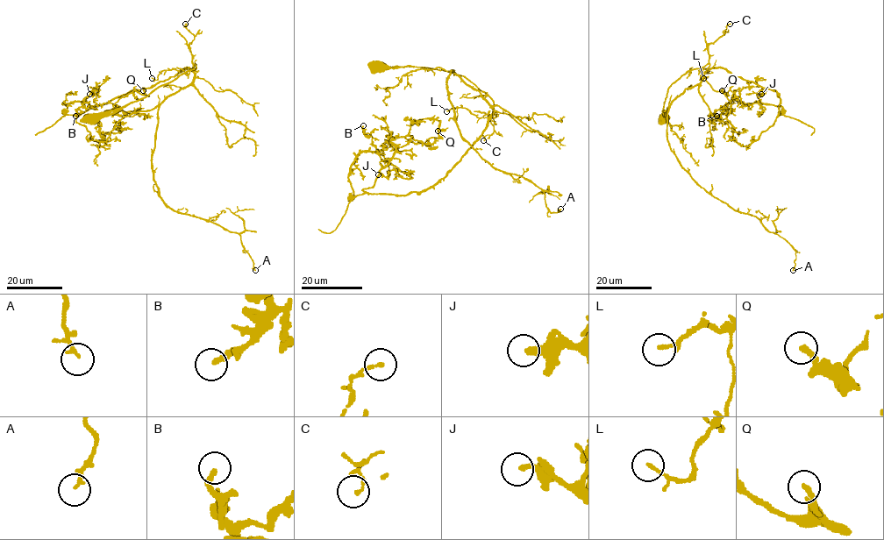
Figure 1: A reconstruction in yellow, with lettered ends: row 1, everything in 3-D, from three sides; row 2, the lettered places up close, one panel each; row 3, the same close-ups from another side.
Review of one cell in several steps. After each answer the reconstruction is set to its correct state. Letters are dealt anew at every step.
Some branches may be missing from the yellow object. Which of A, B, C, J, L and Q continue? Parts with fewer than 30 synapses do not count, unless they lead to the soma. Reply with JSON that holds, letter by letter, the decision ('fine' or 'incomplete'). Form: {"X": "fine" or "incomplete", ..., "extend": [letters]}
{"A": "fine", "B": "fine", "C": "fine", "J": "fine", "L": "fine", "Q": "fine", "extend": []}

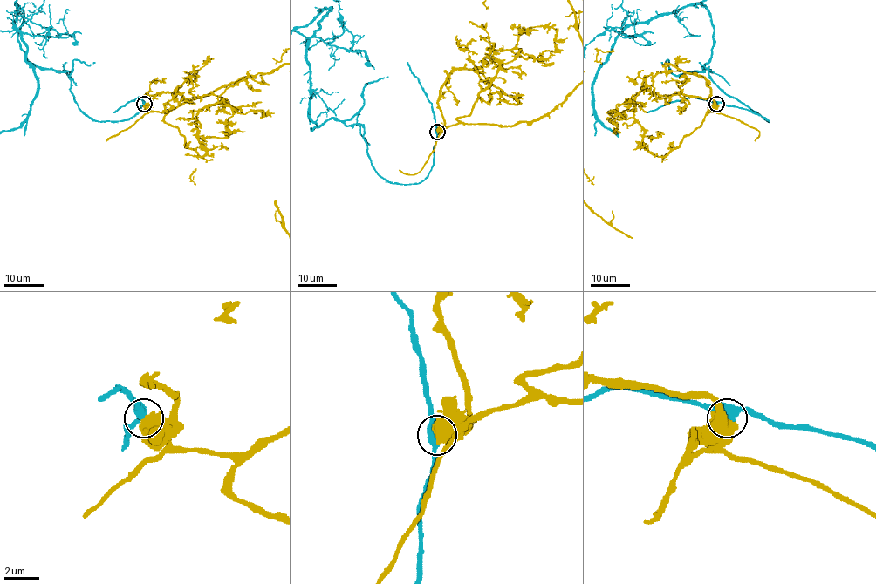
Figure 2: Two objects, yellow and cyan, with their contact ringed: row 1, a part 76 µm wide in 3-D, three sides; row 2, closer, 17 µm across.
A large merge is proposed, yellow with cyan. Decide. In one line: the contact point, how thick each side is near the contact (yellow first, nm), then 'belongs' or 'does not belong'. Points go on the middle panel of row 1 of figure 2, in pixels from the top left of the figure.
place (437, 132); calibres 750 and 500 nm; does not belong

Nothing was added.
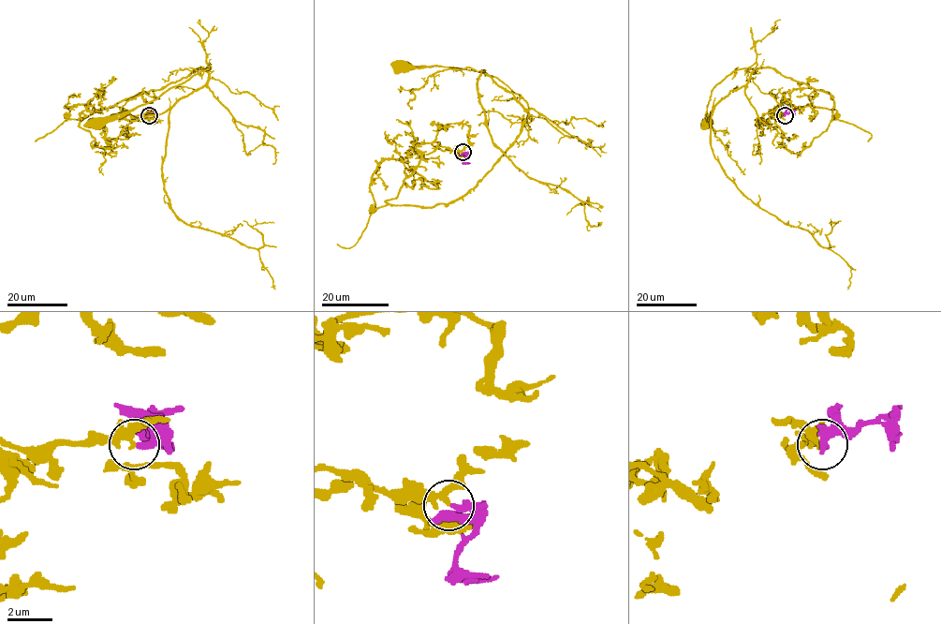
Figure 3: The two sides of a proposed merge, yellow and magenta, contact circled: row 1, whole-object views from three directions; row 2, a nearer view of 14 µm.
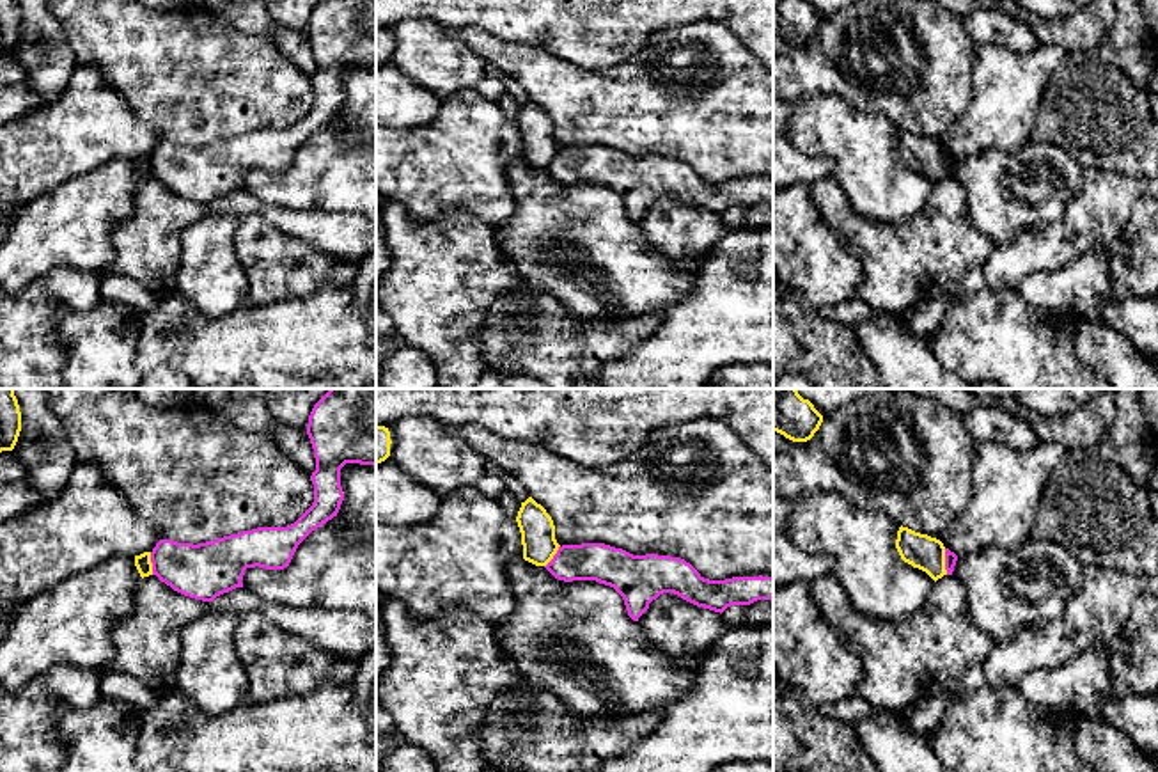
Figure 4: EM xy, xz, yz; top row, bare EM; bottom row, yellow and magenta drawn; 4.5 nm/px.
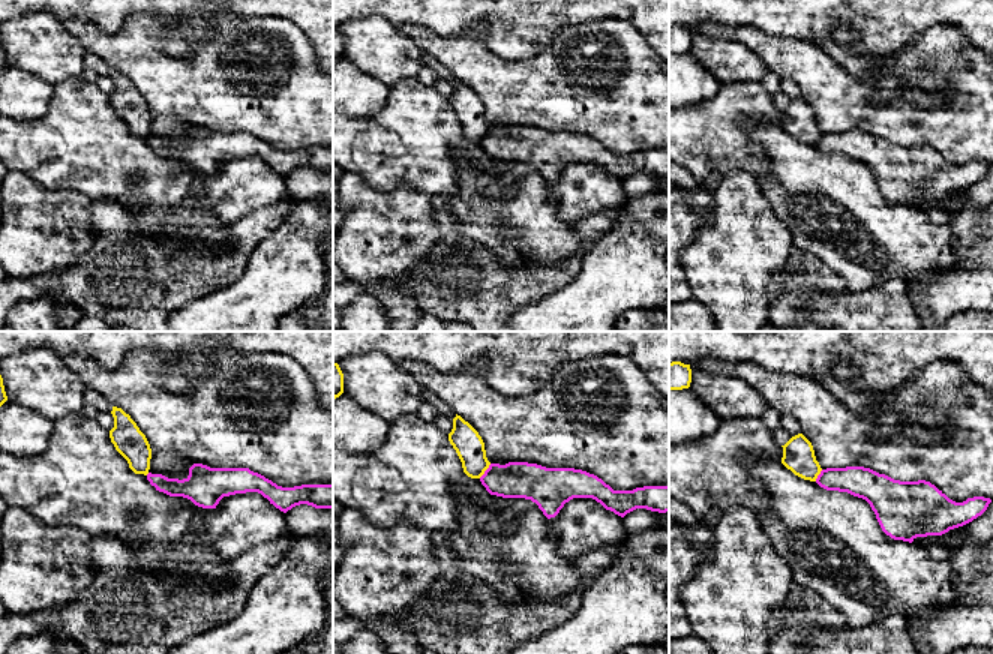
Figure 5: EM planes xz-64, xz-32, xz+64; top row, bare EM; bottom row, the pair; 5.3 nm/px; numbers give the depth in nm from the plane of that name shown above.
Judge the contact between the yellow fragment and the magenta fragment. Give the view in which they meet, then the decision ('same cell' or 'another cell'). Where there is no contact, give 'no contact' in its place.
yz | another cell

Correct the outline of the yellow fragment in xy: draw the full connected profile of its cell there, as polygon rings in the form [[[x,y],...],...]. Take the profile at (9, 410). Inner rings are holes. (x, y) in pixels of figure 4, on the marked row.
[[[0,389],[0,453],[12,451],[21,431],[21,412],[14,389]]]

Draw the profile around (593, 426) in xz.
[[[376,389],[376,426],[429,415],[445,428],[479,424],[504,438],[546,444],[585,467],[633,456],[663,426],[708,417],[725,422],[773,470],[773,389]]]

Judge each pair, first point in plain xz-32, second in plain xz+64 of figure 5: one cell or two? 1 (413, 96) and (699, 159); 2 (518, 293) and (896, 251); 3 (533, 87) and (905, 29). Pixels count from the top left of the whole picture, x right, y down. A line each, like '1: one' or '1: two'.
1: one
2: two
3: two

